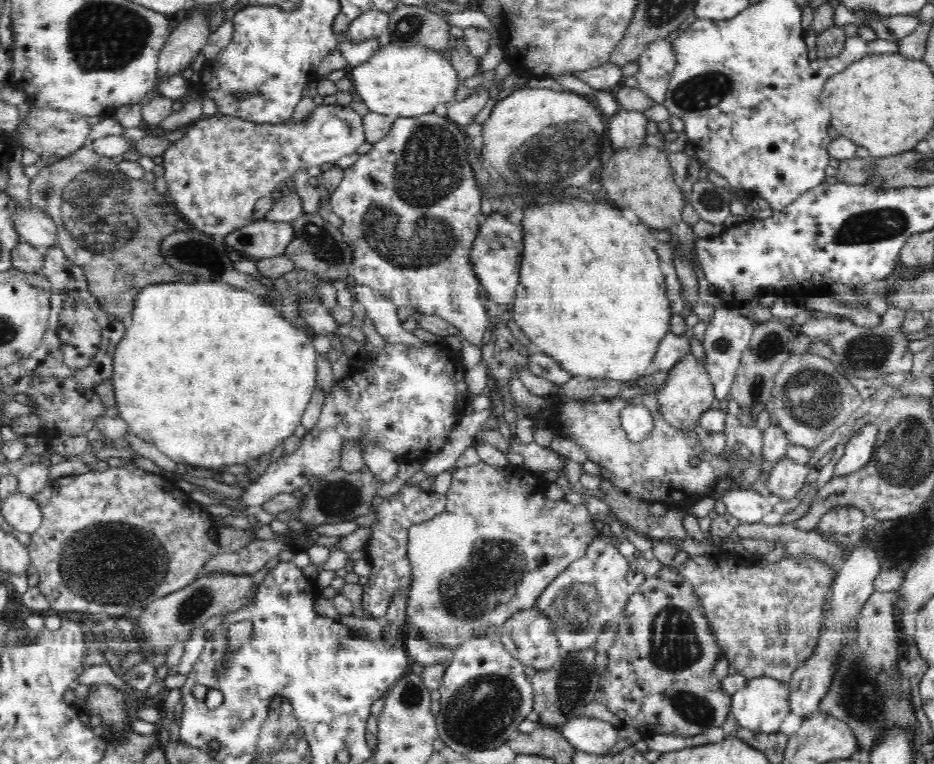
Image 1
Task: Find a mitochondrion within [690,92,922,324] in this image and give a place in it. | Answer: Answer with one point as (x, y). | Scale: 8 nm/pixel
(877, 223)

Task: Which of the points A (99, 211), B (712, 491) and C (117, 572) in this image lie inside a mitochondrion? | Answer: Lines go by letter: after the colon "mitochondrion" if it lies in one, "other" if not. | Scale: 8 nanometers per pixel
A: mitochondrion
B: other
C: mitochondrion

